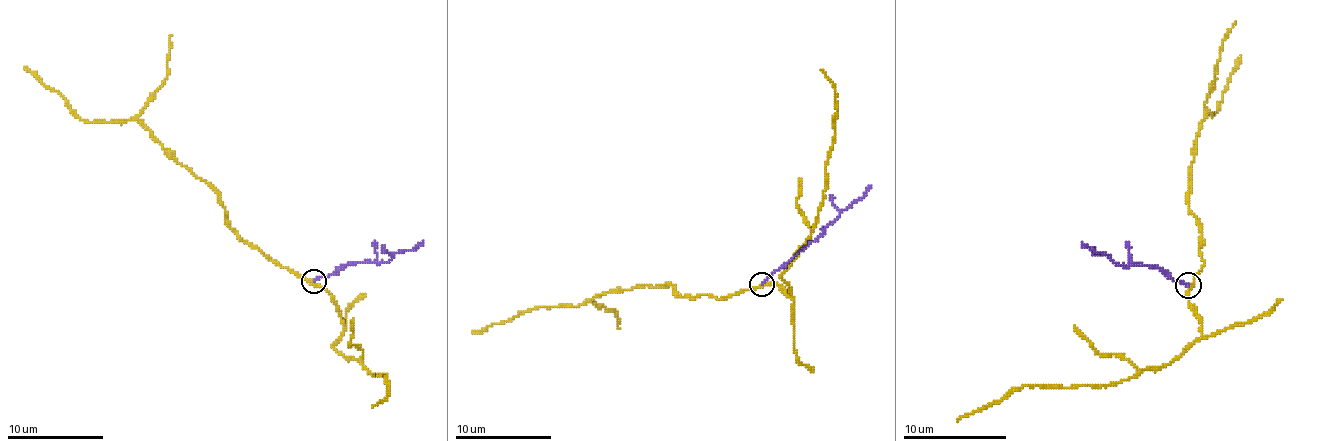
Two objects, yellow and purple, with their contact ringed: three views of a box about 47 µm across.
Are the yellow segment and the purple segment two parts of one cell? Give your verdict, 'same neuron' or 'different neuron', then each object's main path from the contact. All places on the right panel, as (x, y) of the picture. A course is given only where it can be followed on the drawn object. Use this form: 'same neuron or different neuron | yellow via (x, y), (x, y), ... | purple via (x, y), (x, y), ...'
different neuron | yellow via (1188, 286), (1204, 263), (1201, 229), (1188, 208), (1188, 167), (1199, 125), (1212, 115), (1240, 55) | purple via (1188, 286), (1149, 265), (1118, 265), (1082, 242)

